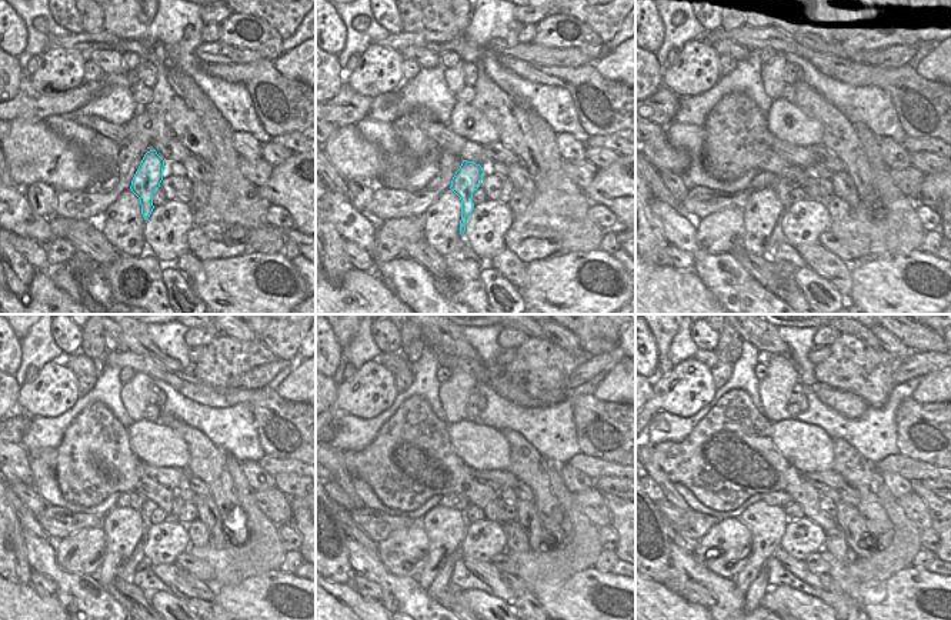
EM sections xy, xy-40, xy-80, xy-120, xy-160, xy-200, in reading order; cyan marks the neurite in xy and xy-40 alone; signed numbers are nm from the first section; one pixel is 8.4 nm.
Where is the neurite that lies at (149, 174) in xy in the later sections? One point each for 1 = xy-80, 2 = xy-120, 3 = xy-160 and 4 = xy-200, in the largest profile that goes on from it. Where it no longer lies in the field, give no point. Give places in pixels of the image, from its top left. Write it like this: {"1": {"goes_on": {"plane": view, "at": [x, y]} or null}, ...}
{"1": {"goes_on": {"plane": "xy-80", "at": [784, 187]}}, "2": {"goes_on": {"plane": "xy-120", "at": [137, 557]}}, "3": {"goes_on": {"plane": "xy-160", "at": [441, 583]}}, "4": {"goes_on": {"plane": "xy-200", "at": [757, 590]}}}

